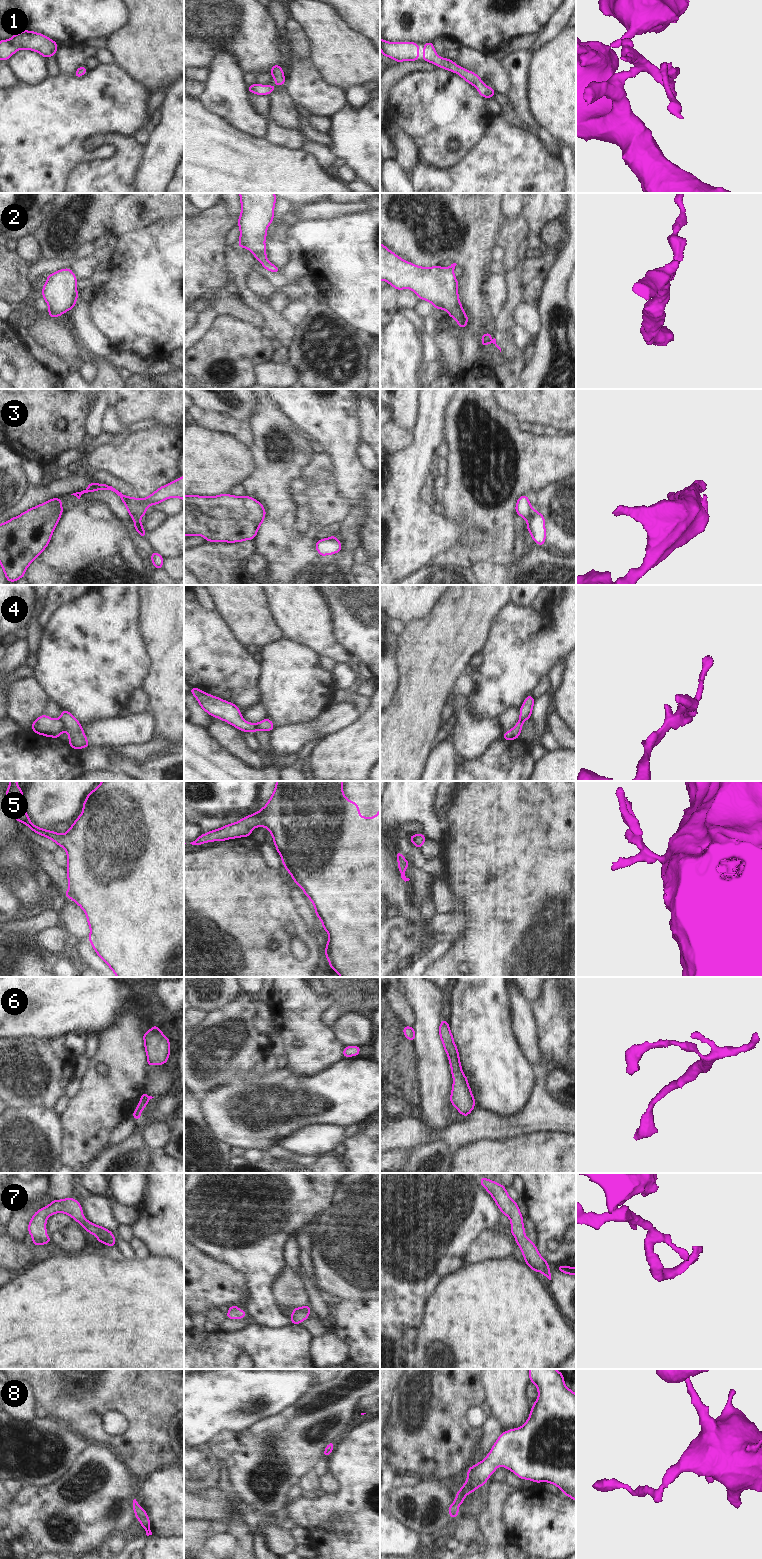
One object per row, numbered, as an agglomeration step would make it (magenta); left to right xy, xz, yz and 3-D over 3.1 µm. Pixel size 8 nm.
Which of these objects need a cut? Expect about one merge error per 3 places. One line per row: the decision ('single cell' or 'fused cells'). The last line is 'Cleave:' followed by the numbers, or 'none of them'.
1: single cell
2: single cell
3: fused cells
4: fused cells
5: single cell
6: single cell
7: single cell
8: single cell
Cleave: 3, 4

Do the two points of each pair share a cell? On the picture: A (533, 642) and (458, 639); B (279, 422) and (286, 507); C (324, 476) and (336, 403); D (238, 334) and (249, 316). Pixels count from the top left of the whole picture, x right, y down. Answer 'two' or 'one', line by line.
A: two
B: one
C: two
D: two

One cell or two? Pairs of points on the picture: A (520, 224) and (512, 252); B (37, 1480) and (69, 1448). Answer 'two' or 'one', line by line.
A: one
B: one

